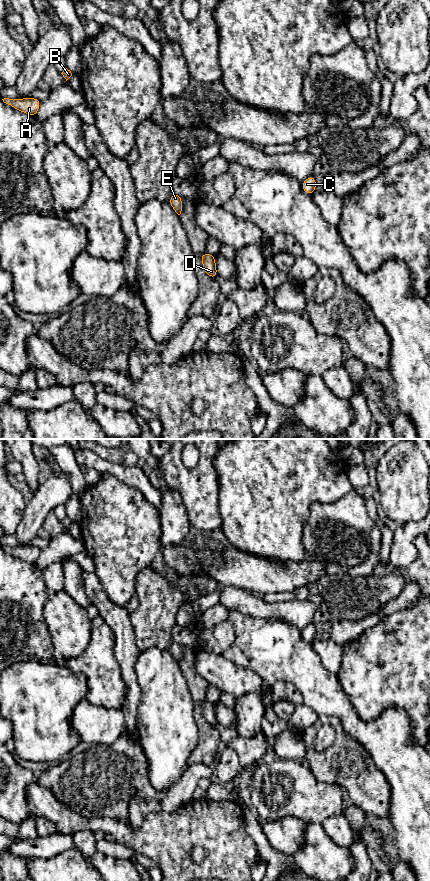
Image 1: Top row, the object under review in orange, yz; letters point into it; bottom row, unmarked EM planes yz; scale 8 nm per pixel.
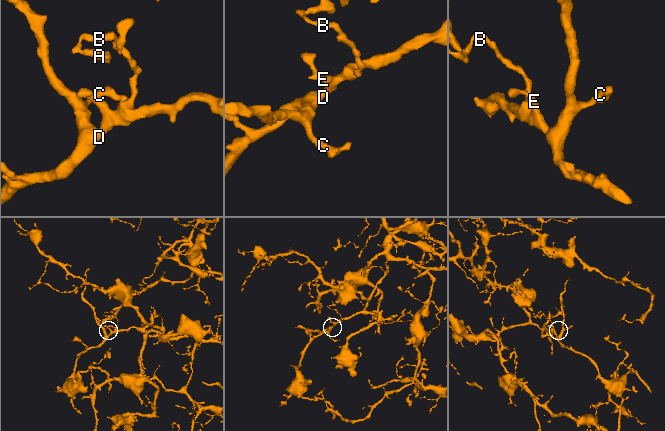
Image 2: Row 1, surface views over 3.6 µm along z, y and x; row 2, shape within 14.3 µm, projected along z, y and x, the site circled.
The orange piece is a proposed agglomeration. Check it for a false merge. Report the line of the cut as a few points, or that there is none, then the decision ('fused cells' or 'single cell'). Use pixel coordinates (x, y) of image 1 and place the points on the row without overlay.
cut none; single cell

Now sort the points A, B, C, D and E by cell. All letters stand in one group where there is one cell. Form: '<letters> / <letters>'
A B C D E

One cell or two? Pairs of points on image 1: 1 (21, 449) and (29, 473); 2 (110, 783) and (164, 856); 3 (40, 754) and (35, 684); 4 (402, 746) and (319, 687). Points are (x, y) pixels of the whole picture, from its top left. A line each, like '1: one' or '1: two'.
1: one
2: two
3: one
4: one

